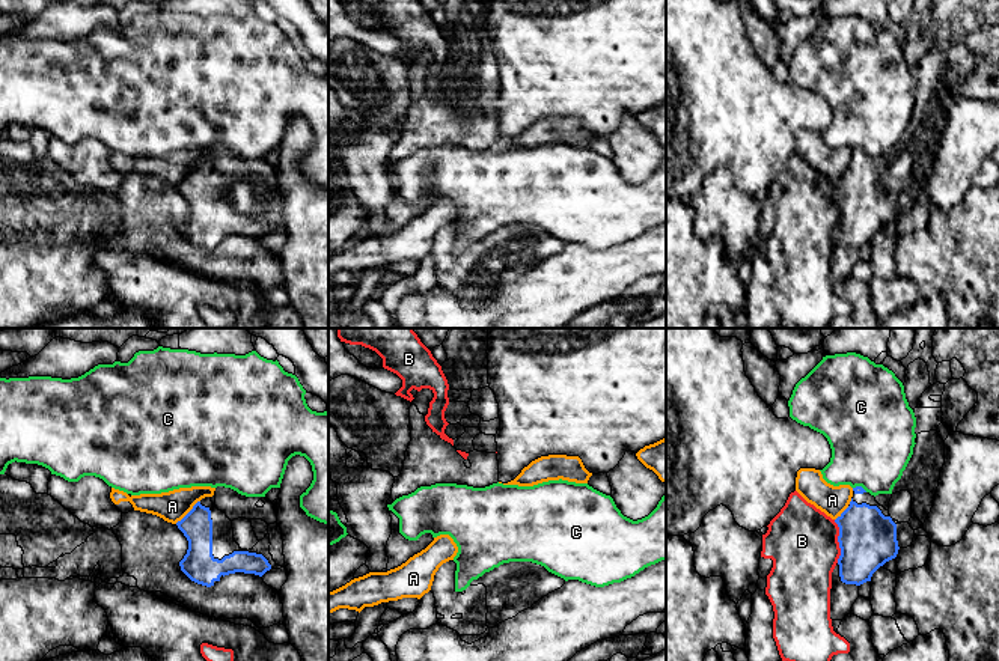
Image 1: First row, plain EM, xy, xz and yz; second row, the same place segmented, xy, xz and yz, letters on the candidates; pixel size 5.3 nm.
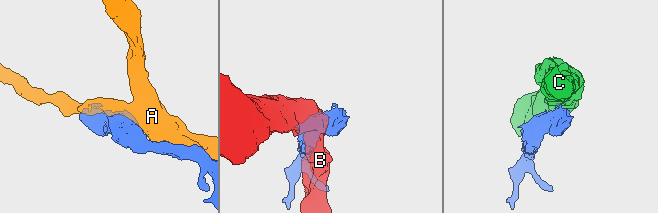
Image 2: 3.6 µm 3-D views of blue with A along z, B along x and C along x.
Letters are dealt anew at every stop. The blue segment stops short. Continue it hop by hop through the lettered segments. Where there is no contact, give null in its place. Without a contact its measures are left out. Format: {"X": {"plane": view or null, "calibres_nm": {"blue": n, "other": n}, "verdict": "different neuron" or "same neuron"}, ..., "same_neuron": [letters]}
{"A": {"plane": "xy", "calibres_nm": {"blue": 160, "other": 170}, "verdict": "different neuron"}, "B": {"plane": "yz", "calibres_nm": {"blue": 300, "other": 380}, "verdict": "different neuron"}, "C": {"plane": "yz", "calibres_nm": {"blue": 50, "other": 440}, "verdict": "different neuron"}, "same_neuron": []}

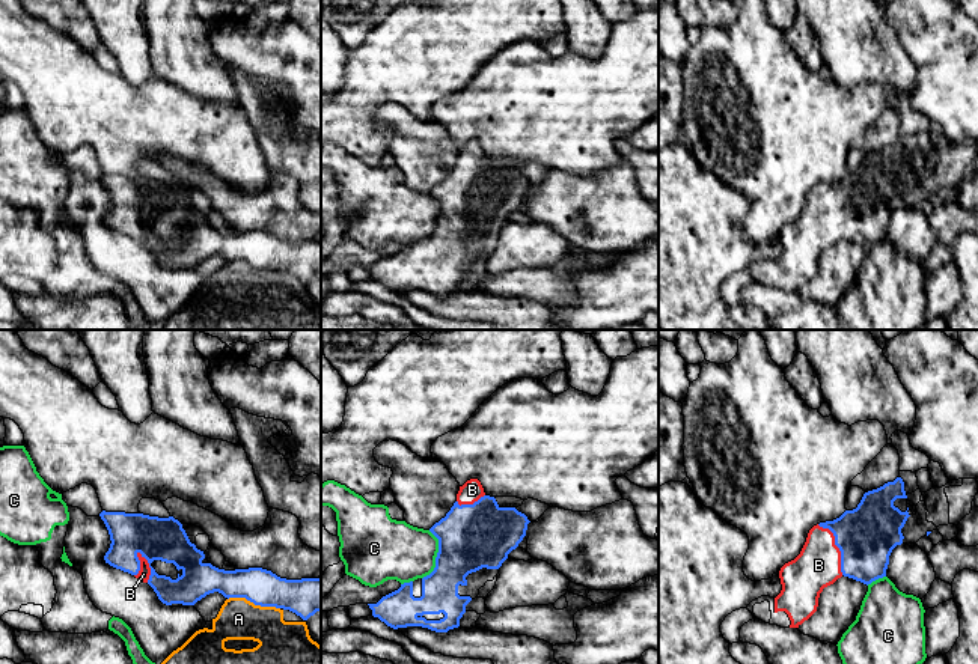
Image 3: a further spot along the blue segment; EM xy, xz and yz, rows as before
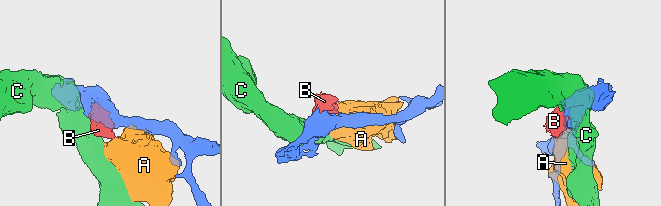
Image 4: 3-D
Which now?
{"A": {"plane": "xy", "calibres_nm": {"blue": 190, "other": 220}, "verdict": "different neuron"}, "B": {"plane": "xy", "calibres_nm": {"blue": 220, "other": 70}, "verdict": "same neuron"}, "C": {"plane": "xz", "calibres_nm": {"blue": 360, "other": 320}, "verdict": "different neuron"}, "same_neuron": ["B"]}

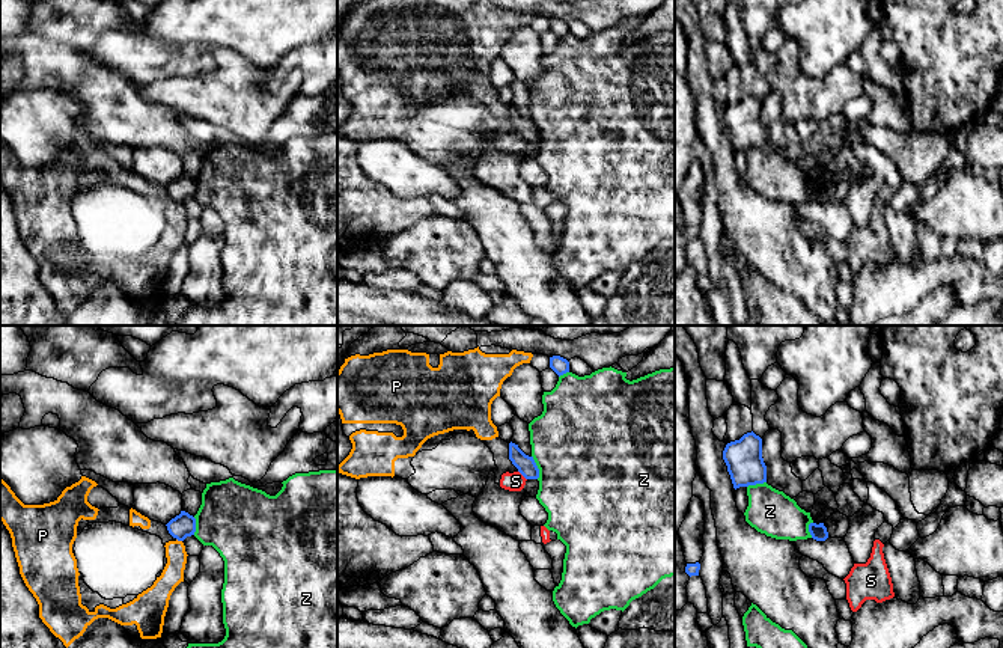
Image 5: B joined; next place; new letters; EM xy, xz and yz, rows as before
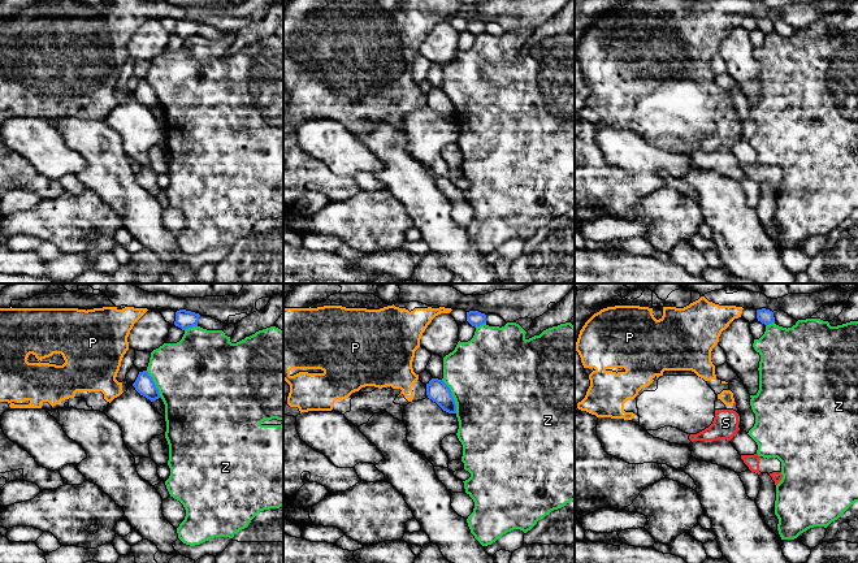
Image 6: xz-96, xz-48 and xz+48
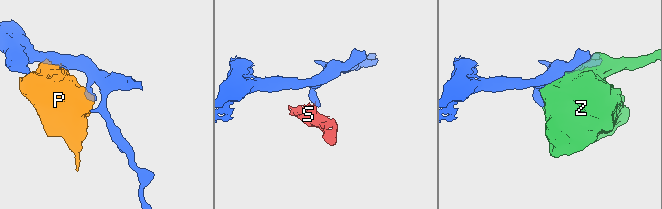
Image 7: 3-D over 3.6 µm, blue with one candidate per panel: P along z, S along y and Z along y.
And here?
{"P": {"plane": "xy", "calibres_nm": {"blue": 130, "other": 120}, "verdict": "different neuron"}, "S": {"plane": "xz", "calibres_nm": {"blue": 100, "other": 100}, "verdict": "different neuron"}, "Z": {"plane": "xz", "calibres_nm": {"blue": 100, "other": 480}, "verdict": "different neuron"}, "same_neuron": []}

